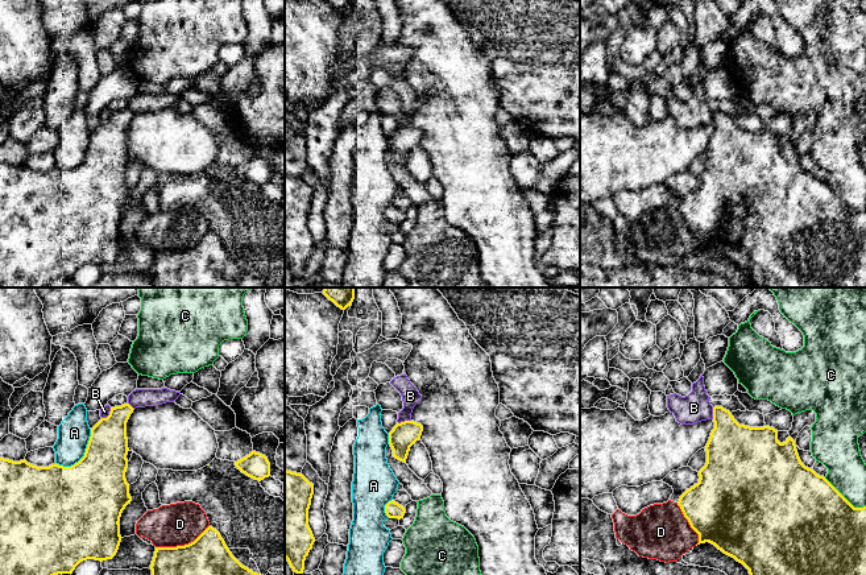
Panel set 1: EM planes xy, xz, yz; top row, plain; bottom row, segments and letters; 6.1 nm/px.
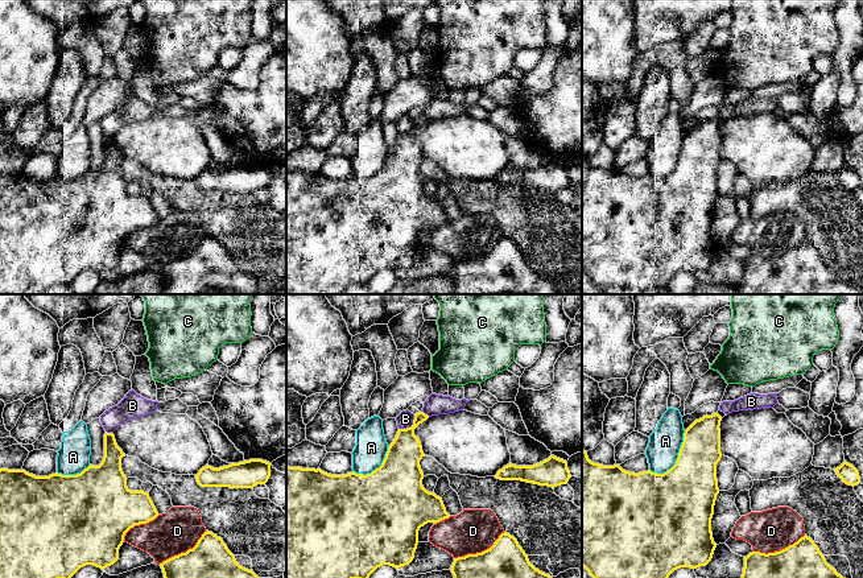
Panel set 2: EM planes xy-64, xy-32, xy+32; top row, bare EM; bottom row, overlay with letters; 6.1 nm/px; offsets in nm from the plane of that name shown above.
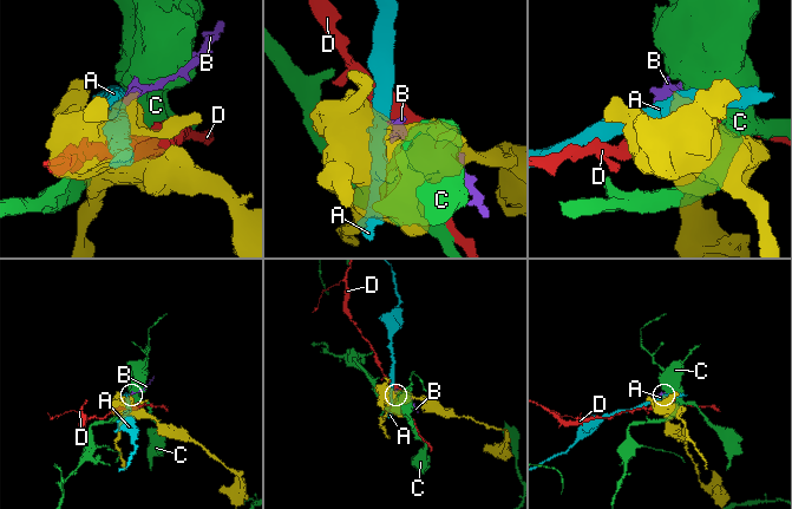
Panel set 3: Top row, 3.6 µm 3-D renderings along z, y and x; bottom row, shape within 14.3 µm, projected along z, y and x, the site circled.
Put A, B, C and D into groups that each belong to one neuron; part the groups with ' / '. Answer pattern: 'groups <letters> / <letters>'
groups A / B / C / D

